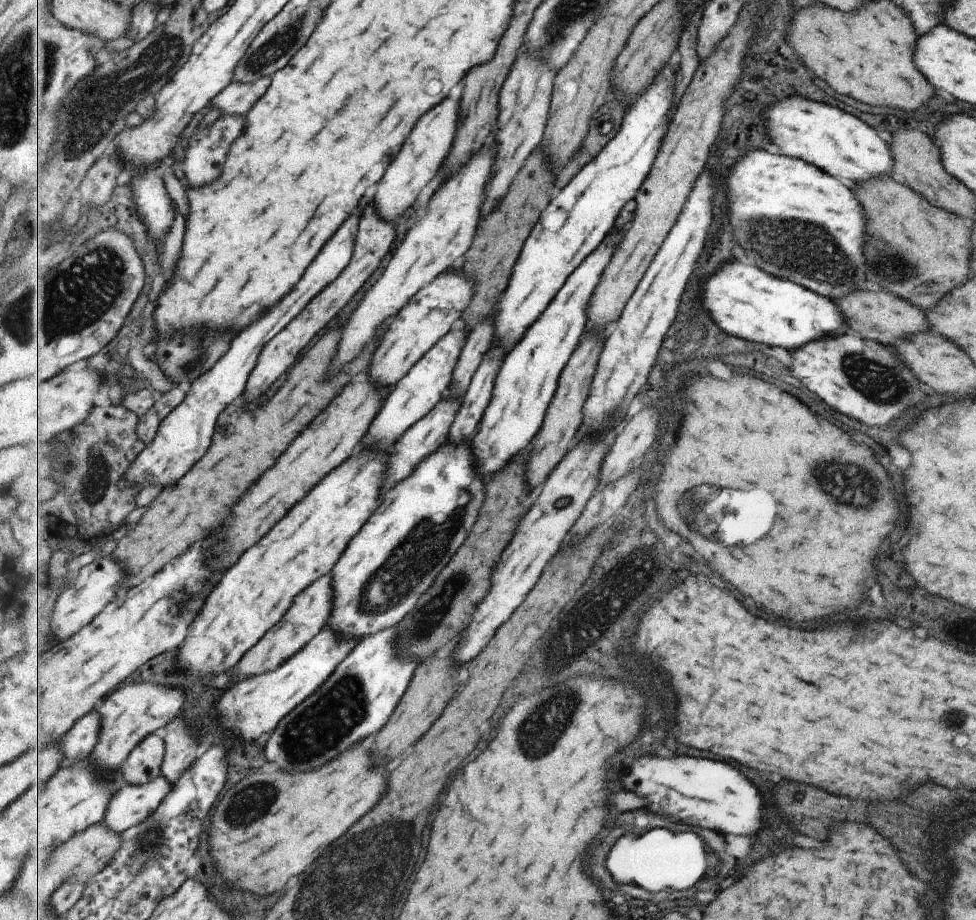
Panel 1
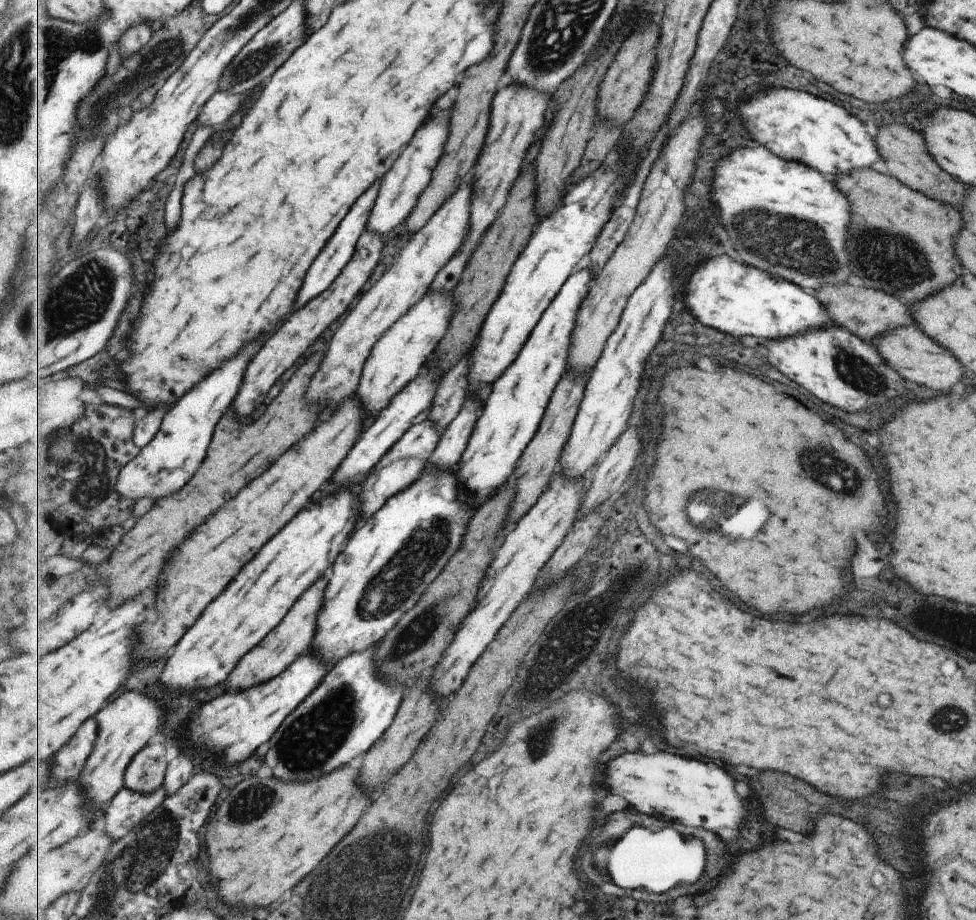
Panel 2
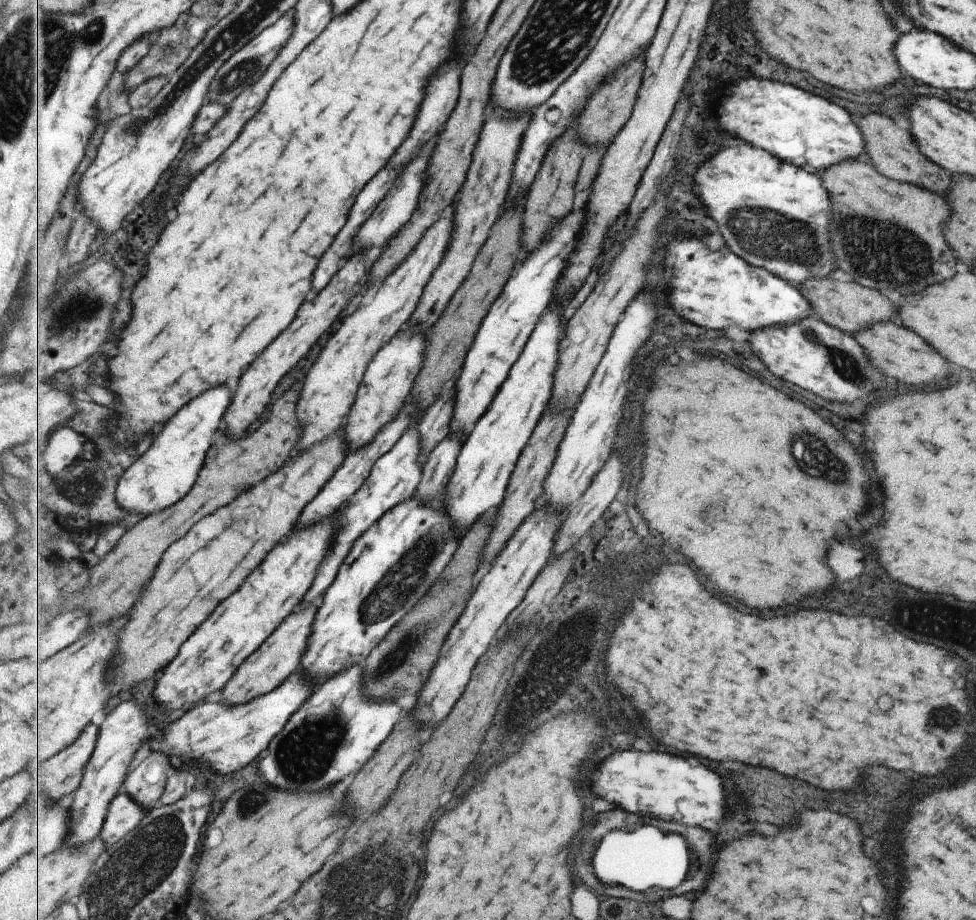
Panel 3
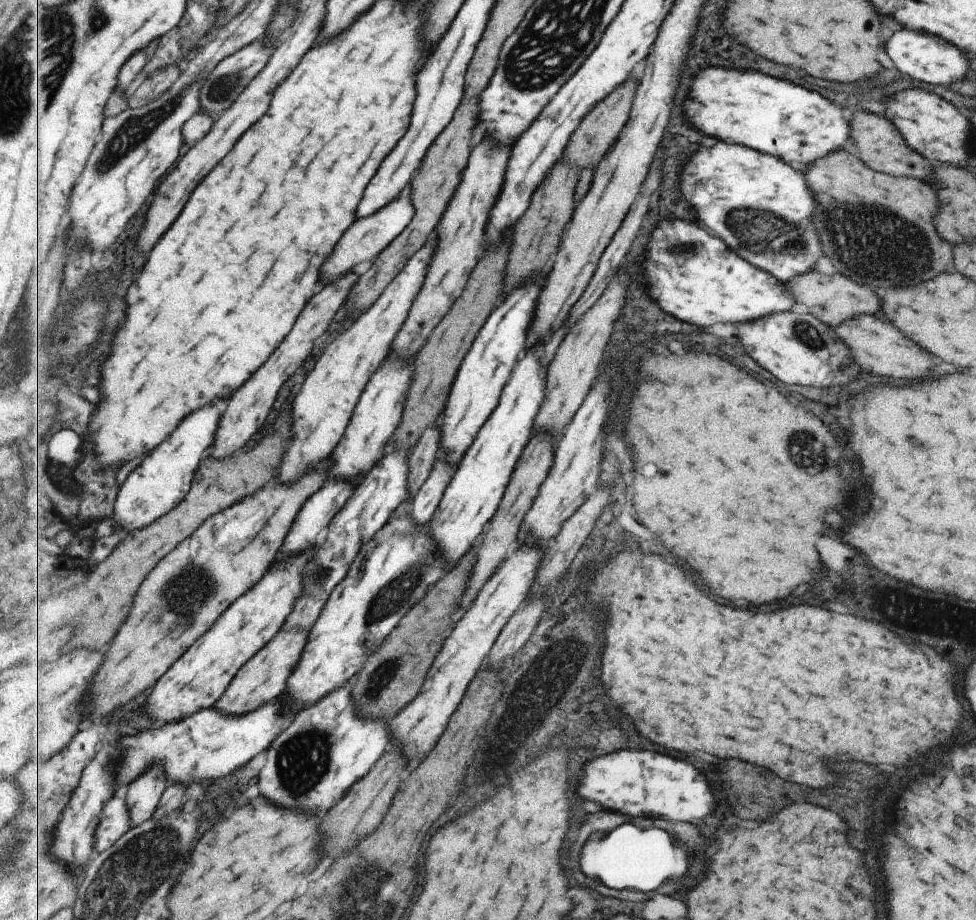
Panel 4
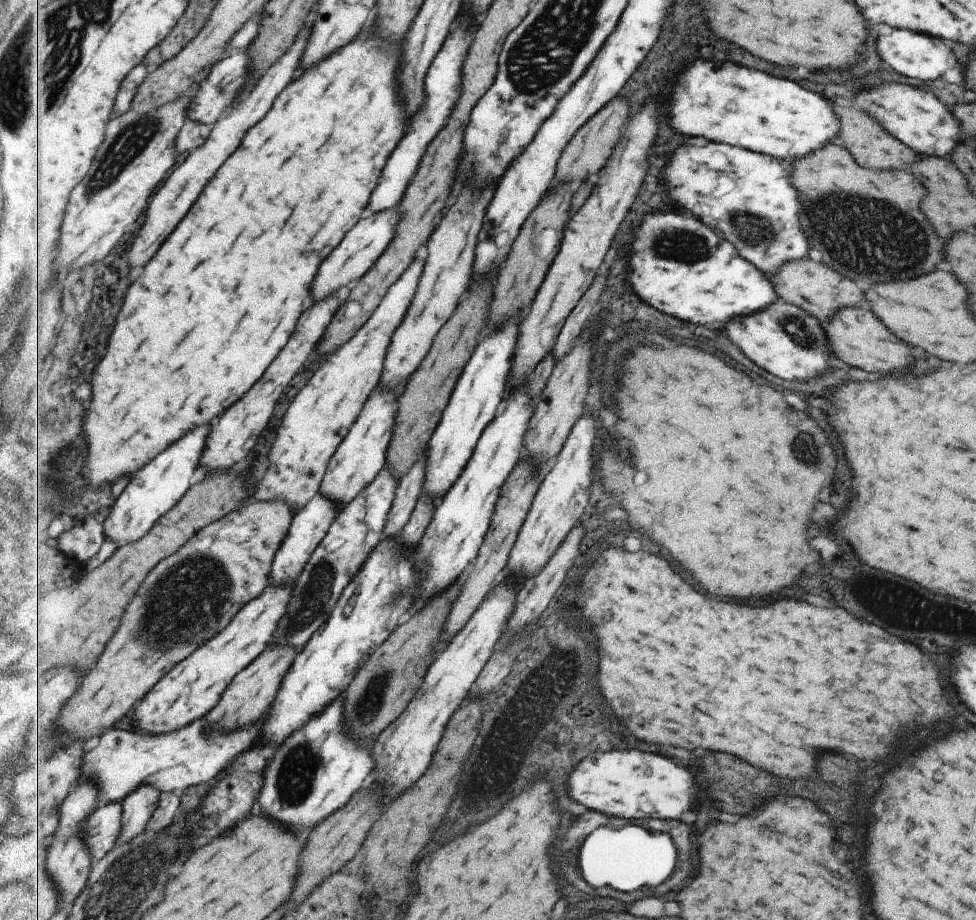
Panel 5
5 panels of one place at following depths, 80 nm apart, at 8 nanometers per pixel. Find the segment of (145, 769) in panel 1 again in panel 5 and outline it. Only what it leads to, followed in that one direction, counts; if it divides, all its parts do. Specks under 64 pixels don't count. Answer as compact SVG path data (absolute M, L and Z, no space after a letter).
M142 786L122 802L123 822L122 833L117 845L130 843L134 838L146 832L147 825L157 810L162 795L154 786Z

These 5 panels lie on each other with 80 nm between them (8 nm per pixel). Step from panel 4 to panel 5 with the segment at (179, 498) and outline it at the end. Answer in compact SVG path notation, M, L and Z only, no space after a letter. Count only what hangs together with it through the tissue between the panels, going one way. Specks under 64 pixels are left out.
M201 426L199 430L195 430L195 434L187 434L183 442L177 442L175 446L171 446L171 450L163 452L159 458L155 458L155 462L149 462L149 466L135 474L135 478L125 488L117 504L112 506L104 522L106 540L117 542L119 546L136 543L149 533L171 508L177 506L177 502L193 486L193 474L199 466L209 432L209 426Z

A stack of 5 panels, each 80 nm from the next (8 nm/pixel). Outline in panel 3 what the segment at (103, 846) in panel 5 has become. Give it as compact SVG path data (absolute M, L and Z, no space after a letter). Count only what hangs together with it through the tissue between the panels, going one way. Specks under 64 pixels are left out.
M126 792L118 794L111 802L109 812L100 832L100 837L107 847L117 844L125 838L139 823L144 820L148 809L142 807L135 799Z

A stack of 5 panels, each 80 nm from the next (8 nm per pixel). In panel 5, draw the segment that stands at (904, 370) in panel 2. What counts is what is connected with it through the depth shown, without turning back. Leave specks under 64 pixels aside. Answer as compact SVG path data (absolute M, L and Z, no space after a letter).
M843 307L837 313L833 313L826 321L820 323L826 333L827 344L832 354L855 368L861 368L865 372L895 372L901 370L909 362L909 352L885 326L879 324L879 320L865 308Z

